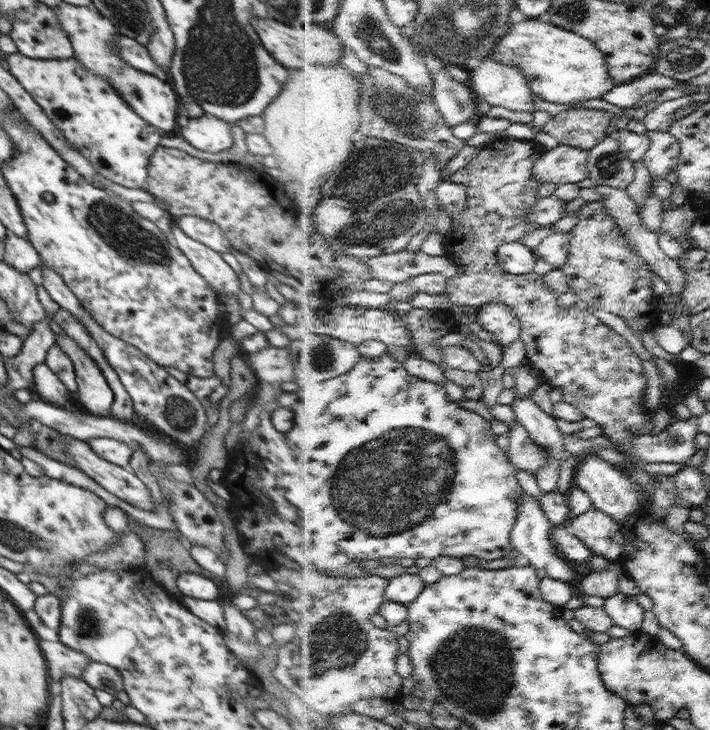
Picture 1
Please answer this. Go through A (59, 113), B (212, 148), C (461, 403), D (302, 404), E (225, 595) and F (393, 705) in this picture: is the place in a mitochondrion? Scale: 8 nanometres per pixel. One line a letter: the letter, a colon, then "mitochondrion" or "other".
A: mitochondrion
B: other
C: other
D: other
E: other
F: other

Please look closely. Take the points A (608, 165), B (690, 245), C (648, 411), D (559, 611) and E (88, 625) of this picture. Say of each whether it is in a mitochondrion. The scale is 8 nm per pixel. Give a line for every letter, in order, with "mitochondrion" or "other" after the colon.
A: mitochondrion
B: other
C: other
D: other
E: mitochondrion

